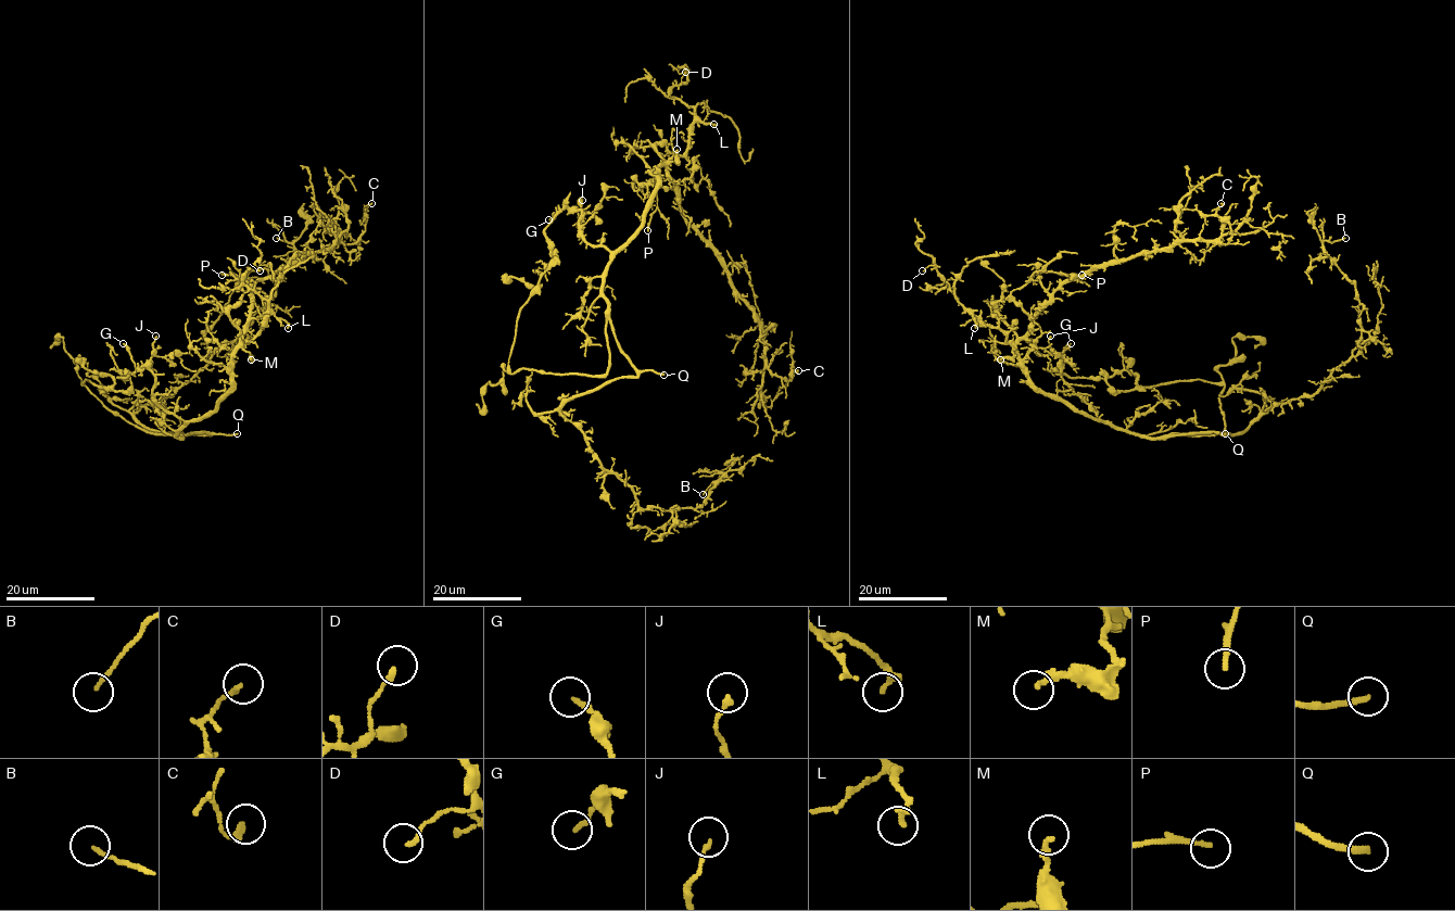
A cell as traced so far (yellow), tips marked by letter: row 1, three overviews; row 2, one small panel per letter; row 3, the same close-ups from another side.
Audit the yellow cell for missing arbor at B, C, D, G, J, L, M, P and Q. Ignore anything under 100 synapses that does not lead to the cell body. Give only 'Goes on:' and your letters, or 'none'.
Goes on: Q

